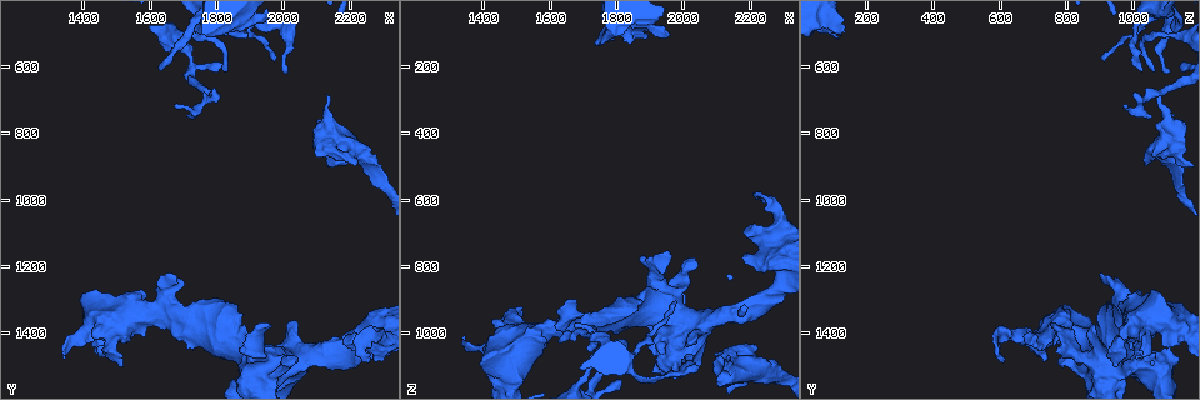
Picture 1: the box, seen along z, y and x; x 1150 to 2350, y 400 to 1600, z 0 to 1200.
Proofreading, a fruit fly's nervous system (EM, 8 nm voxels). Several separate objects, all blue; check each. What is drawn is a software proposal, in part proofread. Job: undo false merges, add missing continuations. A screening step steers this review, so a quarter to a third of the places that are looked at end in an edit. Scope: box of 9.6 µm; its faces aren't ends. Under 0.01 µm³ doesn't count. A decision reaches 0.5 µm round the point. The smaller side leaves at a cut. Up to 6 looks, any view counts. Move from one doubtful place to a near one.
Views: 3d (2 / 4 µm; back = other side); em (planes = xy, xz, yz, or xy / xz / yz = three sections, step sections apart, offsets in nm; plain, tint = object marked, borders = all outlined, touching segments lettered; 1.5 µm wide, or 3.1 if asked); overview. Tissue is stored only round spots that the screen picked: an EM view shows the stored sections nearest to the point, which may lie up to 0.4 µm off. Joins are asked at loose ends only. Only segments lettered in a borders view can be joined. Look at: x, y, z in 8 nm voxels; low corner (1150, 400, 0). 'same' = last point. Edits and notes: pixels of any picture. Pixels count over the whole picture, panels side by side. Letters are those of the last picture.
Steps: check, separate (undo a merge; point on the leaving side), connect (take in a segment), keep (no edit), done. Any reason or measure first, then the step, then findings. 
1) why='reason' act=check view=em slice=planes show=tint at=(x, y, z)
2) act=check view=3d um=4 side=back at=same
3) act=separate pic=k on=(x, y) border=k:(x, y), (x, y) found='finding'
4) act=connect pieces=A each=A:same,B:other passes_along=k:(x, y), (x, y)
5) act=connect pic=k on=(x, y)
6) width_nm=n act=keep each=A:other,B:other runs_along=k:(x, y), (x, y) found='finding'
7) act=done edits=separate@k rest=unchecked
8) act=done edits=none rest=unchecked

why='branch stops here' act=check view=em slice=xy step=8 show=borders at=(1970, 580, 910)

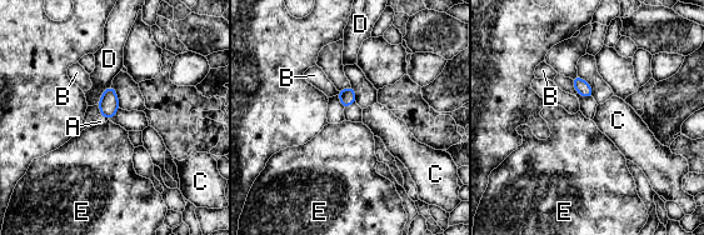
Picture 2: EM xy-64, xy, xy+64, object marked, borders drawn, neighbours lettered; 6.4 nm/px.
why='another direction' act=check view=em slice=planes show=borders at=same

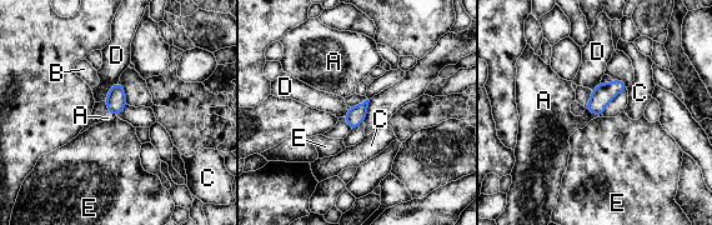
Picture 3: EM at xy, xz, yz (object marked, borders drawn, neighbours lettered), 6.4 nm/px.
act=keep each=A:other,B:other,C:other,D:other,E:other border=3:(586, 108), (597, 116) found='none of them fits'

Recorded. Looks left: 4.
why='sharp bend' act=check view=em slice=planes show=borders at=(2260, 1410, 600)

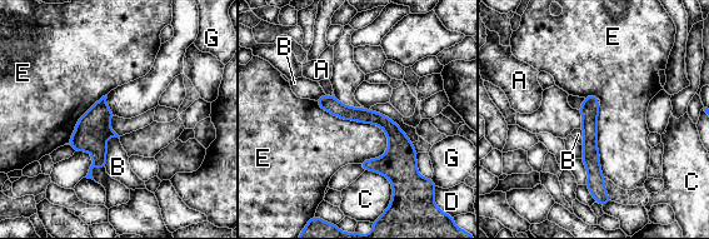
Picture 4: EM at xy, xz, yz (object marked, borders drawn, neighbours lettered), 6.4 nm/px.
width_nm=110 longest_contact=E:550nm act=keep each=A:other,B:other,C:other,D:other,E:other,G:other found='all the same neuron'

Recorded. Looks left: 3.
act=done edits=none rest=unchecked

